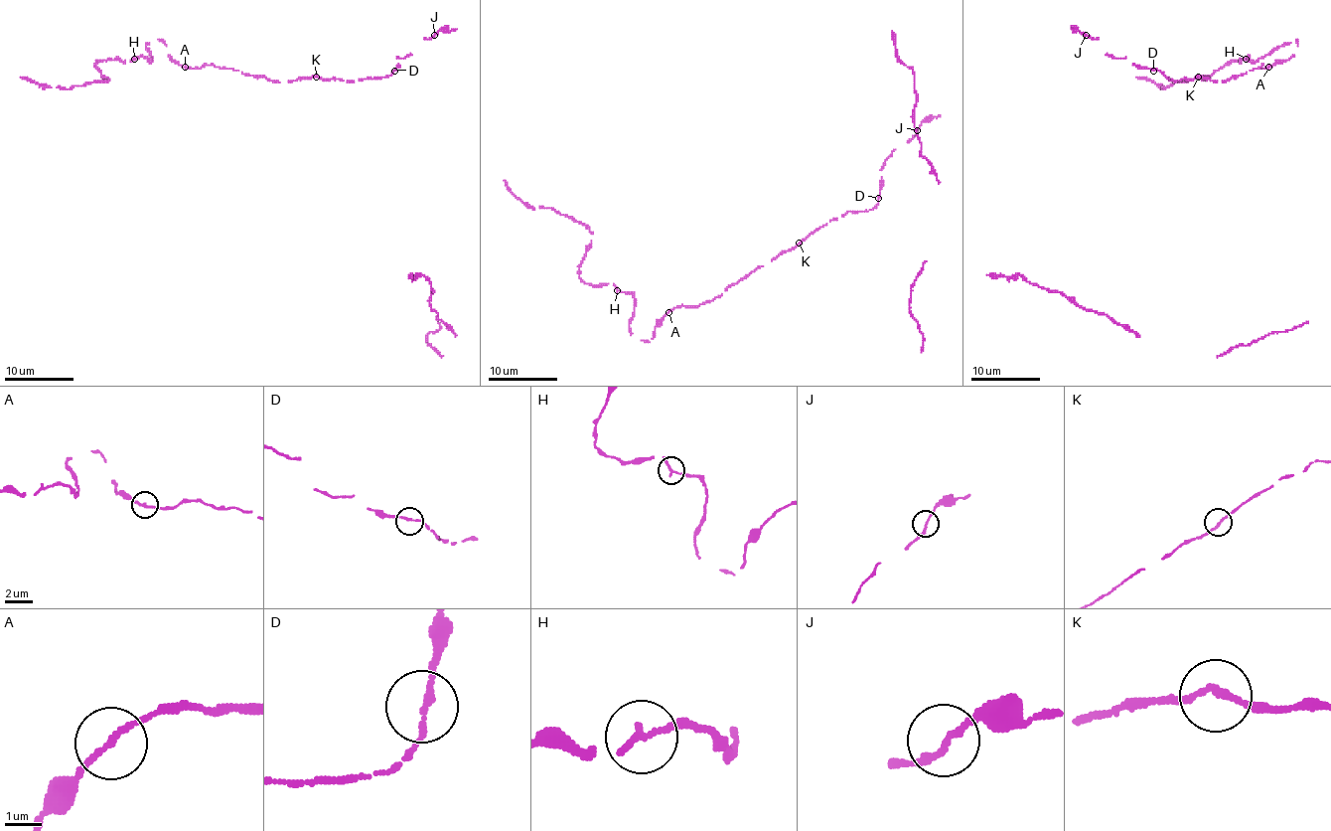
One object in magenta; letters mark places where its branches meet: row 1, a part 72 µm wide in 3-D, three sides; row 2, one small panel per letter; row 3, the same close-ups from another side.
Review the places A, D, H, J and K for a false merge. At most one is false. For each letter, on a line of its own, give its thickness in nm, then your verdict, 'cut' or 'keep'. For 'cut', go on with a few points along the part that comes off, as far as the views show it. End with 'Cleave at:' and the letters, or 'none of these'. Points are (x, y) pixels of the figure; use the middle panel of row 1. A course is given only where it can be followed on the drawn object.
A: calibre 170 nm; keep
D: calibre 160 nm; keep
H: calibre 160 nm; keep
J: calibre 160 nm; keep
K: calibre 160 nm; keep
Cleave at: none of these

